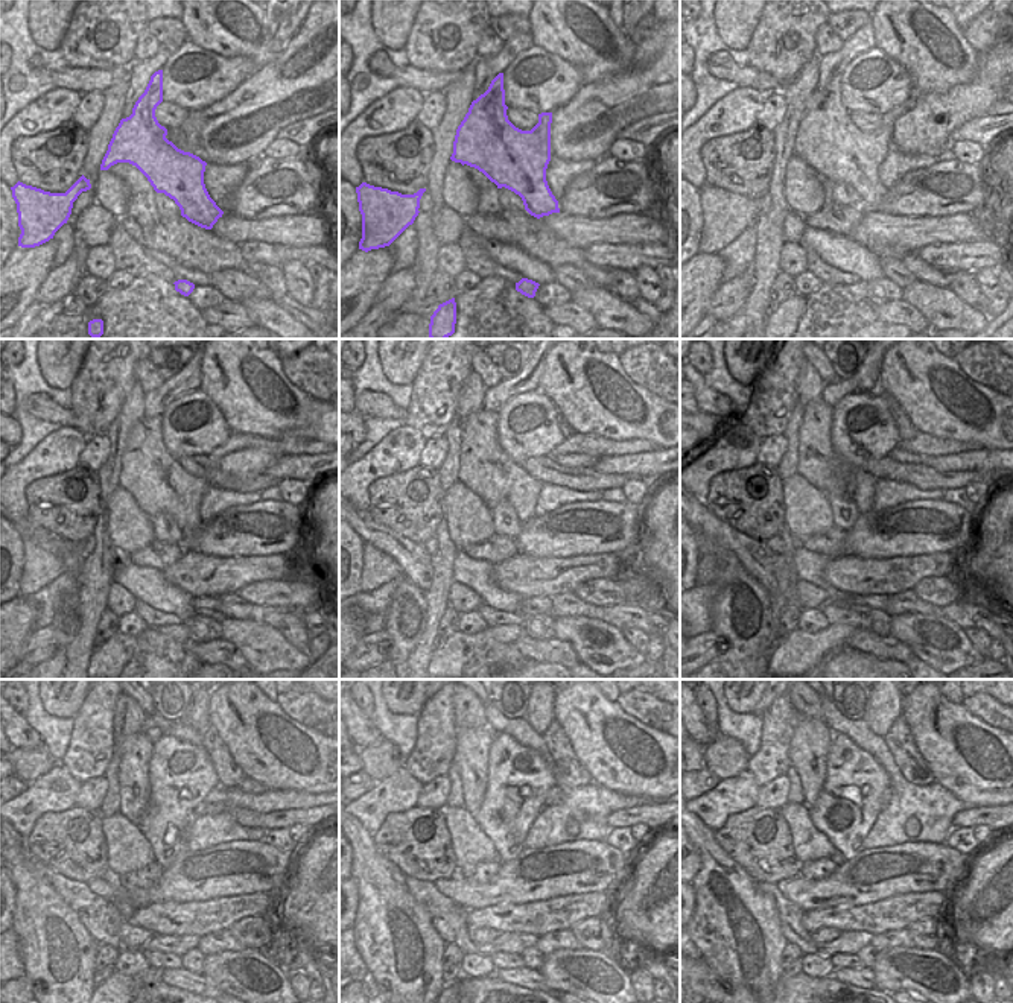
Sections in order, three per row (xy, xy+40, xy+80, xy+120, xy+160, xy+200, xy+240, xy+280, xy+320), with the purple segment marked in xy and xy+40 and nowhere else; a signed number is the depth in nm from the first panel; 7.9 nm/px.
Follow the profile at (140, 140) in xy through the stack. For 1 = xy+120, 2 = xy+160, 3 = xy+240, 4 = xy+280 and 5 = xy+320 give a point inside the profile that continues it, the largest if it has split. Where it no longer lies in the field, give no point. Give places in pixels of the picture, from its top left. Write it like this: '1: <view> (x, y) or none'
1: xy+120 (157, 482)
2: xy+160 (485, 468)
3: xy+240 (134, 786)
4: xy+280 (472, 745)
5: xy+320 (811, 739)

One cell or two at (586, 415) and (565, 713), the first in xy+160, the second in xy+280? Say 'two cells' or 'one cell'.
one cell

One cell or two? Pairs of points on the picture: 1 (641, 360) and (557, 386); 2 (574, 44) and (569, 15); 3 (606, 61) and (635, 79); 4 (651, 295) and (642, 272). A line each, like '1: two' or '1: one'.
1: two
2: one
3: two
4: one

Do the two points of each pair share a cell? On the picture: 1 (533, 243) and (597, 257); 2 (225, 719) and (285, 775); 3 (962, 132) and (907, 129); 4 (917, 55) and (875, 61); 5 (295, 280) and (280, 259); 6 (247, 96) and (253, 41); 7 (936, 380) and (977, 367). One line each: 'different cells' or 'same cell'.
1: different cells
2: same cell
3: different cells
4: different cells
5: different cells
6: different cells
7: different cells

